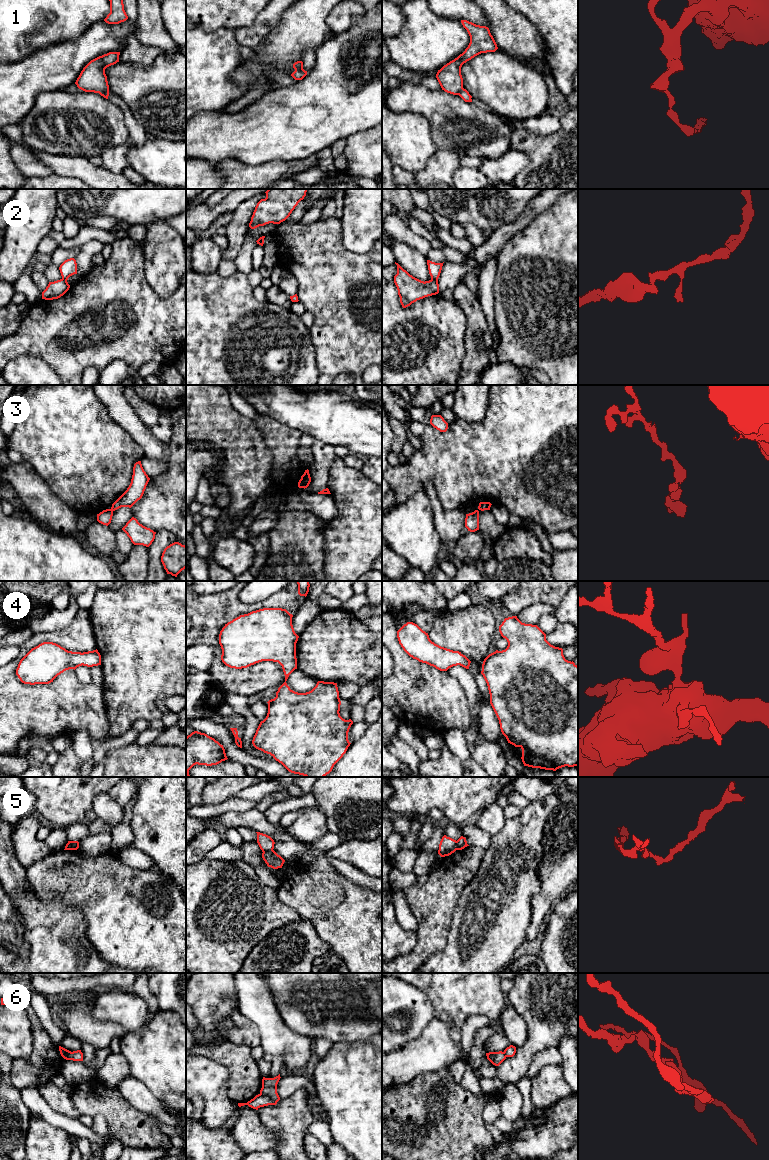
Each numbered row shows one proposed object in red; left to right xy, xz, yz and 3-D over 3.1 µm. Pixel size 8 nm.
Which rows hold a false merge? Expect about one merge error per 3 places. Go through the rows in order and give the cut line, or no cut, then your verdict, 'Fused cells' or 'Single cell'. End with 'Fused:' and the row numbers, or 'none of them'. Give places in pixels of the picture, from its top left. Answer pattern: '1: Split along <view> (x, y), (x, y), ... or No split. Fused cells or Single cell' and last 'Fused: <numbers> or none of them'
1: Split along xz (303, 69), (295, 70). Fused cells
2: Split along yz (431, 278), (437, 280). Fused cells
3: Split along xy (111, 508), (113, 510). Fused cells
4: No split. Single cell
5: Split along xz (272, 849), (263, 852). Fused cells
6: Split along xz (260, 1093), (277, 1101). Fused cells
Fused: 1, 2, 3, 5, 6

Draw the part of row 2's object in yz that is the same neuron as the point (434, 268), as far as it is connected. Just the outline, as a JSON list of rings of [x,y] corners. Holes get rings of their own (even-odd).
[[[427,260],[428,270],[431,279],[438,280],[442,270],[443,263],[435,263],[430,260]]]

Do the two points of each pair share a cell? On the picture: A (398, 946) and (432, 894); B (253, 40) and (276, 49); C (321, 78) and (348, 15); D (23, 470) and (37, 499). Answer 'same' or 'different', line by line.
A: different
B: different
C: different
D: same

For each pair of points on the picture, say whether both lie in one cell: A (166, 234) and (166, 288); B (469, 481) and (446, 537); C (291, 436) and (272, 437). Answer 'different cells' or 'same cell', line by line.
A: same cell
B: different cells
C: same cell

